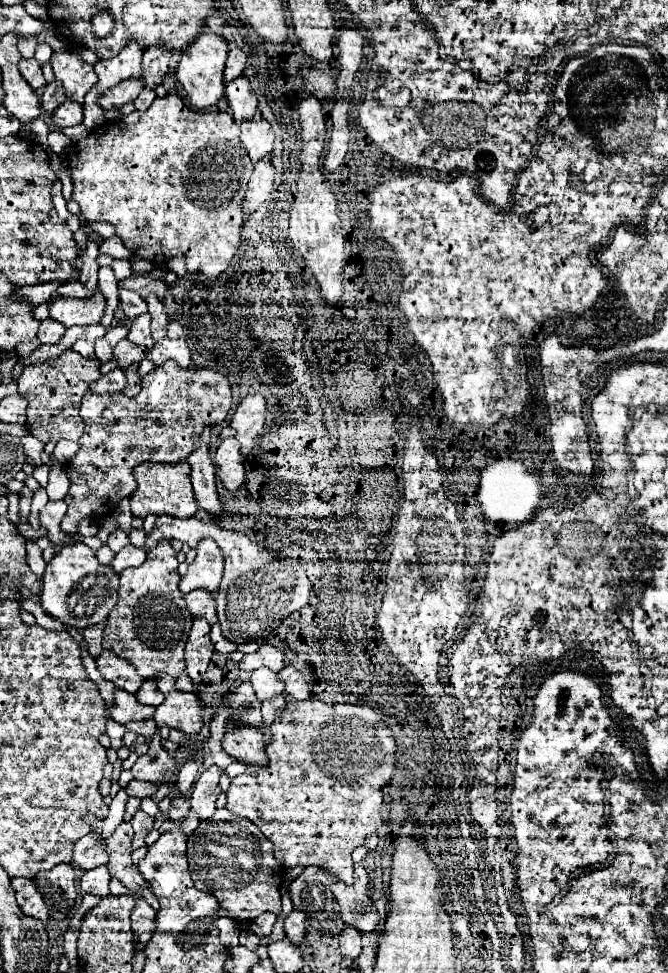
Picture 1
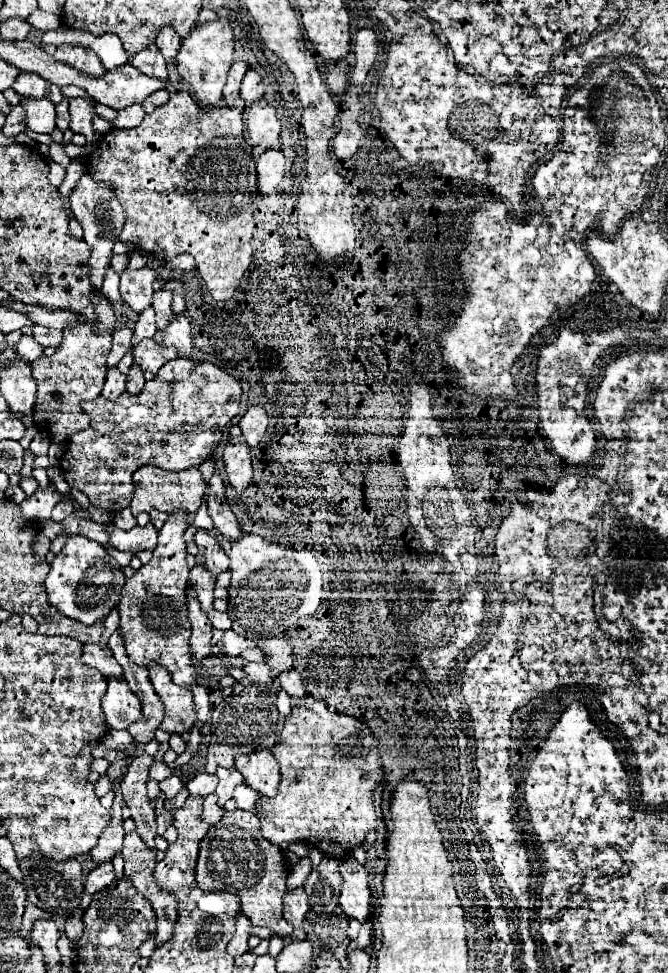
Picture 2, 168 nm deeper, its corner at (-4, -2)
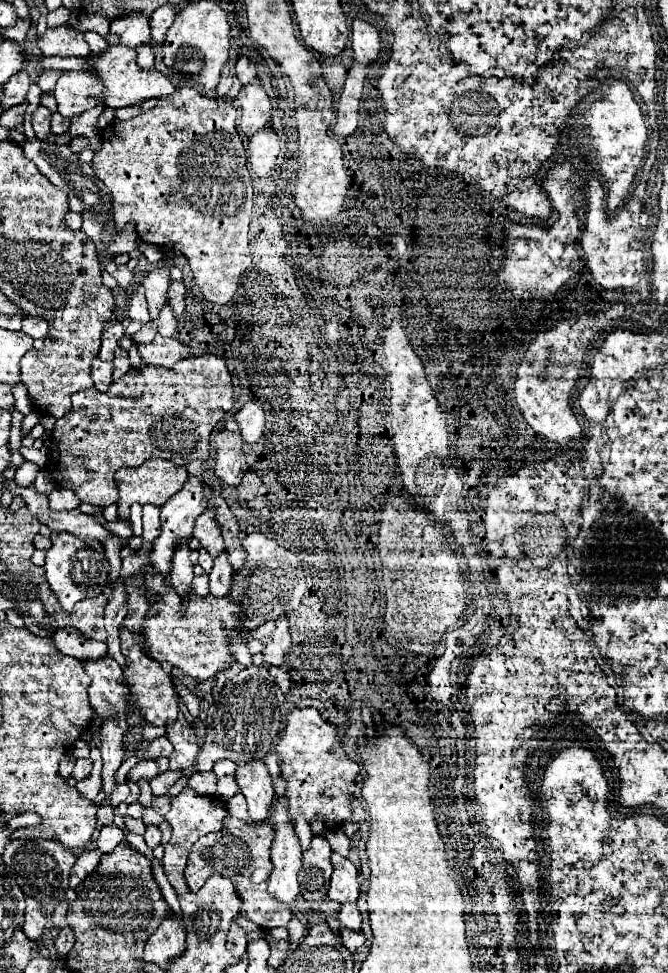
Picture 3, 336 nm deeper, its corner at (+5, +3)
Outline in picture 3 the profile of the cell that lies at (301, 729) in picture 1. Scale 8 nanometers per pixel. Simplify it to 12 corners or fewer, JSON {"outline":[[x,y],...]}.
{"outline":[[317,709],[291,711],[285,757],[289,815],[351,815],[361,767]]}

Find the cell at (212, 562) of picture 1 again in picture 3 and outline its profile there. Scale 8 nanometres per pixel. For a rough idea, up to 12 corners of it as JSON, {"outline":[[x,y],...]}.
{"outline":[[213,511],[197,517],[193,537],[211,557],[225,549]]}

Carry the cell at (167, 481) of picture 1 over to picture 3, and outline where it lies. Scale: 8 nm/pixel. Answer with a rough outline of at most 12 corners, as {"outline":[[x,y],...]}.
{"outline":[[165,459],[117,471],[117,517],[133,503],[161,507],[189,473]]}

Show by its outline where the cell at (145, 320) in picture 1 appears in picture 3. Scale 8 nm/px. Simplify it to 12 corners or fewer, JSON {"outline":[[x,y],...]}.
{"outline":[[141,285],[131,295],[125,335],[137,333],[149,321]]}

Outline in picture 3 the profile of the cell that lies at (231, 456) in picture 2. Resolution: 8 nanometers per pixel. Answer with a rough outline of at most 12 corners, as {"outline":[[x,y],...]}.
{"outline":[[215,435],[215,475],[239,485],[247,471],[241,435]]}

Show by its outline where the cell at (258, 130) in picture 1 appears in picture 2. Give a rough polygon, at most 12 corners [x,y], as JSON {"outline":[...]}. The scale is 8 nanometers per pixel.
{"outline":[[266,100],[248,106],[248,142],[256,156],[276,148],[280,122]]}

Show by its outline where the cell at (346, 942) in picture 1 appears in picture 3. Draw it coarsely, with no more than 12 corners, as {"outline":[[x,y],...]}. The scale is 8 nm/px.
{"outline":[[353,903],[341,905],[337,919],[345,927],[361,929],[362,915]]}

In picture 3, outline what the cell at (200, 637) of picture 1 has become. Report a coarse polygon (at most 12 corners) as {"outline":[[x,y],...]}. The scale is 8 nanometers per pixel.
{"outline":[[177,543],[171,585],[183,597],[191,591],[189,545]]}

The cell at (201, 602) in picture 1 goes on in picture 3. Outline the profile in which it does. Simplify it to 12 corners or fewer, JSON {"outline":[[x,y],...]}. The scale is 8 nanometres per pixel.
{"outline":[[223,551],[209,573],[209,591],[229,595],[233,569]]}

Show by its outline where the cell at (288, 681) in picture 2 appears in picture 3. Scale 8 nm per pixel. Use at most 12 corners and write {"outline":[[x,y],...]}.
{"outline":[[269,667],[275,685],[289,691],[289,673],[281,667]]}

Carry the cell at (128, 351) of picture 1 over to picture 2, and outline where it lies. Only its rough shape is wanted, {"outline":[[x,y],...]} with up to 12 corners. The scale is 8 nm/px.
{"outline":[[154,340],[132,348],[134,364],[158,372],[176,358],[174,348],[162,348]]}

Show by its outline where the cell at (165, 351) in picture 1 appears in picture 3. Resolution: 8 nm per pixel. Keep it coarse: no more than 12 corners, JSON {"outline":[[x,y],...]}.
{"outline":[[169,303],[151,321],[155,333],[175,335],[177,321]]}

